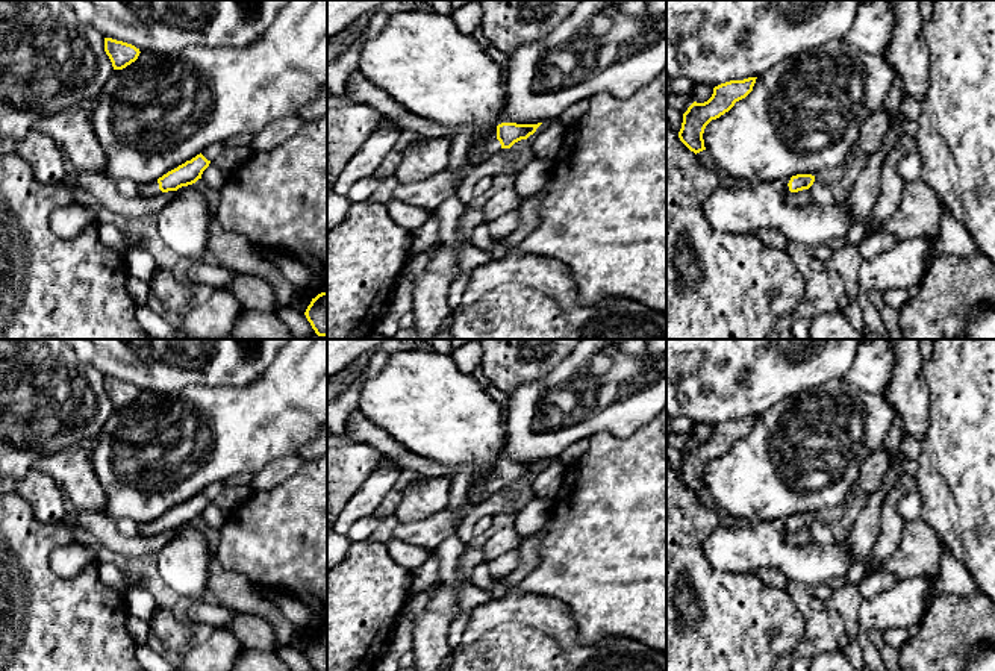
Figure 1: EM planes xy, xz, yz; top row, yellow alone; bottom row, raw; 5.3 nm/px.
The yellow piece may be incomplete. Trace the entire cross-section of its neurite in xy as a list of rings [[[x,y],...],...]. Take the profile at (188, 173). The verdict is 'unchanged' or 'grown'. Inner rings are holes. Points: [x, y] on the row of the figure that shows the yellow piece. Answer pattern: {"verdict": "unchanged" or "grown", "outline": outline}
{"verdict": "grown", "outline": [[[201,153],[179,165],[177,168],[168,171],[158,180],[148,182],[145,185],[139,185],[139,195],[153,197],[161,191],[177,191],[182,186],[188,186],[201,179],[203,171],[209,167],[211,161],[207,161]]]}

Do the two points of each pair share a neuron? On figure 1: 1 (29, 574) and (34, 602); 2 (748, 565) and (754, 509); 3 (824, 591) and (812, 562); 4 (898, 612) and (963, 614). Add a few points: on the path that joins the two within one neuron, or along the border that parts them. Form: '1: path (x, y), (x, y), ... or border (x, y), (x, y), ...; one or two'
1: path (29, 580), (29, 596); one
2: border (736, 520), (786, 523); two
3: border (827, 582), (812, 586); two
4: border (929, 609), (920, 623); two

